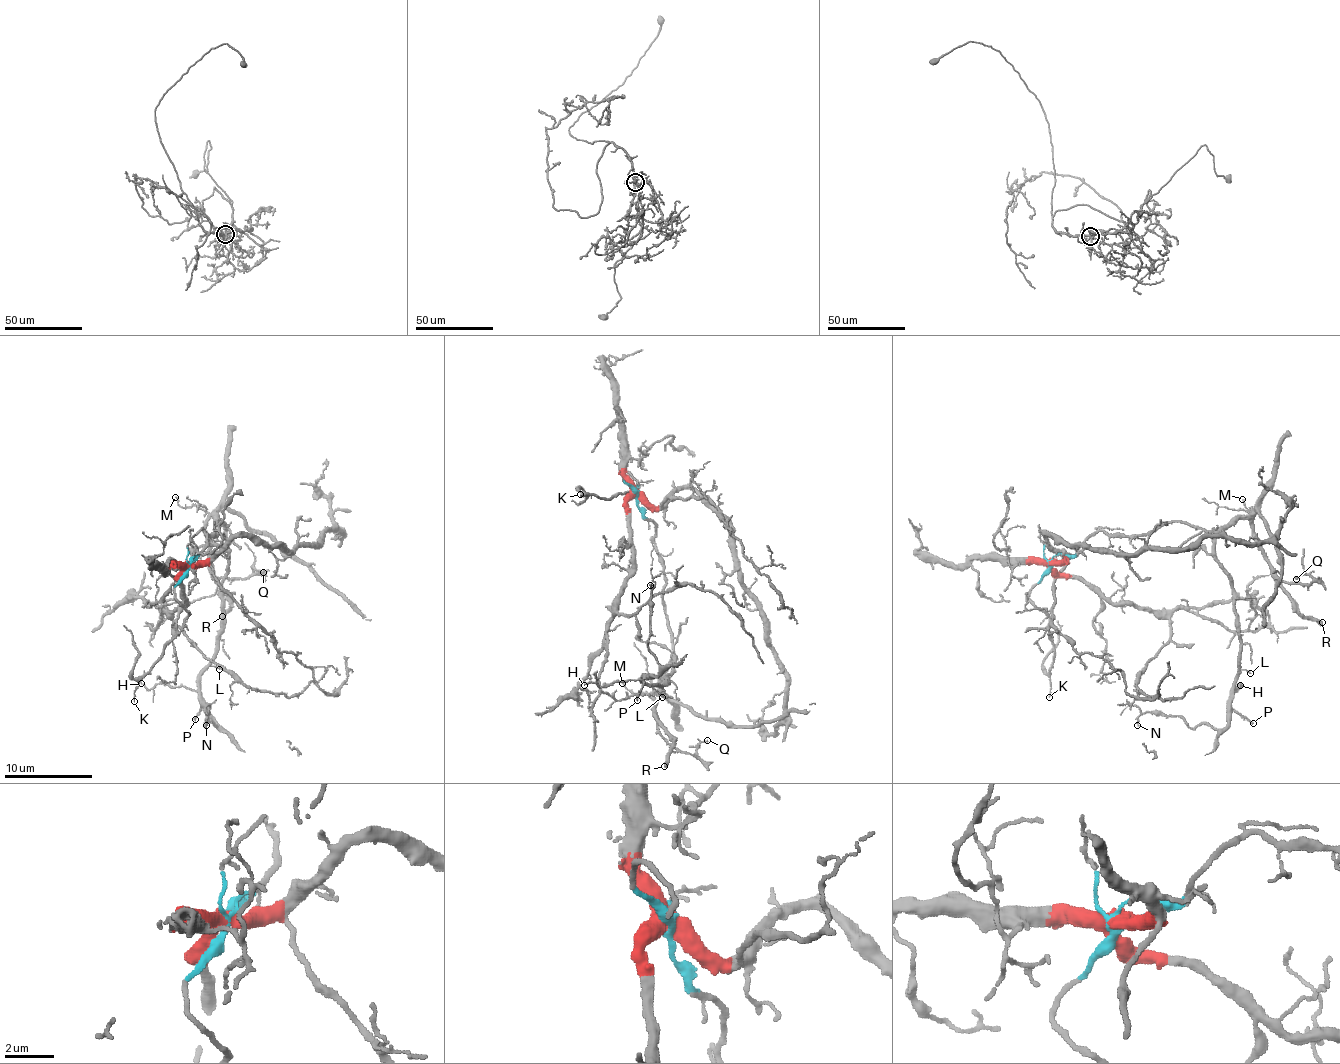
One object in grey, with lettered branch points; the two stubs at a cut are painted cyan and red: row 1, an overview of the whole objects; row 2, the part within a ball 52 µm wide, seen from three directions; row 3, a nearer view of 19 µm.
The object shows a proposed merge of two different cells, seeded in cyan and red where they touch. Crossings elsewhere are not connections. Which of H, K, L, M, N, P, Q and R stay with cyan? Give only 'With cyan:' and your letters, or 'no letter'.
With cyan: H, K, L, M, N, P, Q, R

